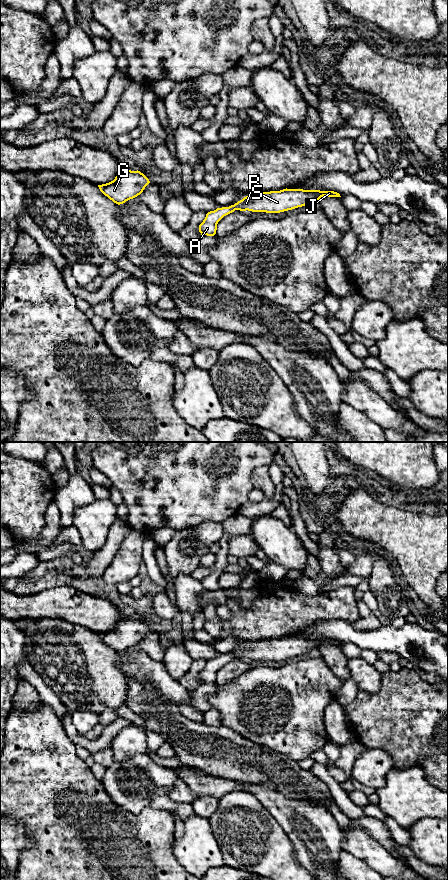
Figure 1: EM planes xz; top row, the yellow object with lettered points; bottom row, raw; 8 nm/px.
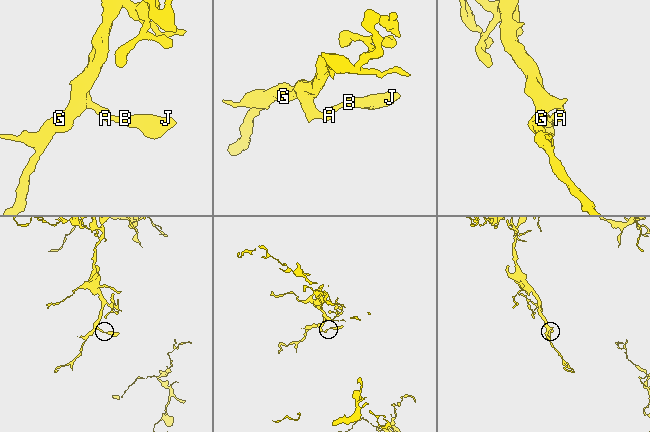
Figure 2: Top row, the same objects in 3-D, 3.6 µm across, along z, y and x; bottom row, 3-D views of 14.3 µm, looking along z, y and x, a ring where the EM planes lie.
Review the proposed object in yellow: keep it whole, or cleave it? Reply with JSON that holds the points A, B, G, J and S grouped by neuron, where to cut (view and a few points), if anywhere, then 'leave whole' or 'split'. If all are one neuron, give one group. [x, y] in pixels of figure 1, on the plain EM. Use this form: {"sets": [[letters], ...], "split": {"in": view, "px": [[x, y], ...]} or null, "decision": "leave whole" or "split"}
{"sets": [["A", "B", "G", "J", "S"]], "split": null, "decision": "leave whole"}

